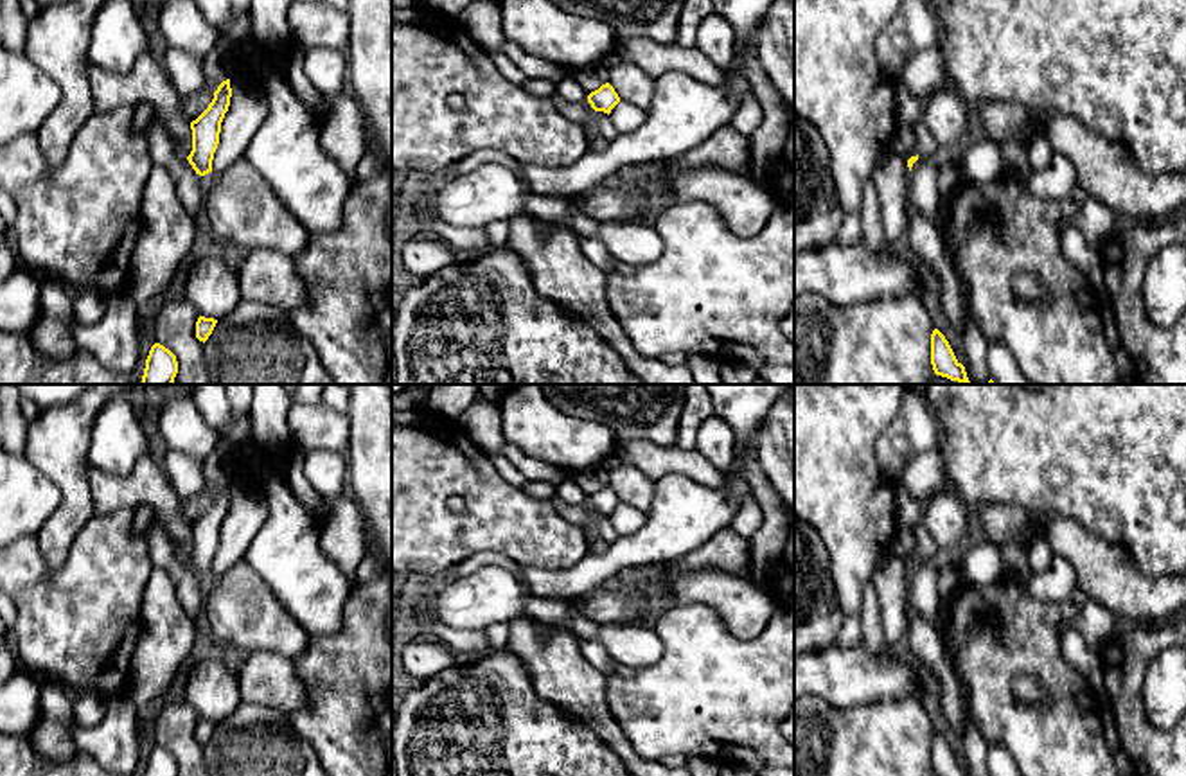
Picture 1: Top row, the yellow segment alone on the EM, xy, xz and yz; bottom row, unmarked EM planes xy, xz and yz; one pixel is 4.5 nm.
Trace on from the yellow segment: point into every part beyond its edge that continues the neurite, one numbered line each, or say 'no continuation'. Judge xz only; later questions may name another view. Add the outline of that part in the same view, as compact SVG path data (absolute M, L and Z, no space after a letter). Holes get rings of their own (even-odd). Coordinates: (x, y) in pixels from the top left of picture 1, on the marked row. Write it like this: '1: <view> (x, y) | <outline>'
no continuation

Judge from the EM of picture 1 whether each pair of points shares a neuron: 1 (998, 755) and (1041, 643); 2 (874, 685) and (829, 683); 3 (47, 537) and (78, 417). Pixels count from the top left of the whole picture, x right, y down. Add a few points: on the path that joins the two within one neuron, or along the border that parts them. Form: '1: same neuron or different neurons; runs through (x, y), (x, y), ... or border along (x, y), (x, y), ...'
1: different neurons; border along (989, 742), (1000, 742), (1012, 757)
2: same neuron; runs through (863, 683), (840, 683)
3: same neuron; runs through (72, 507), (72, 448)

